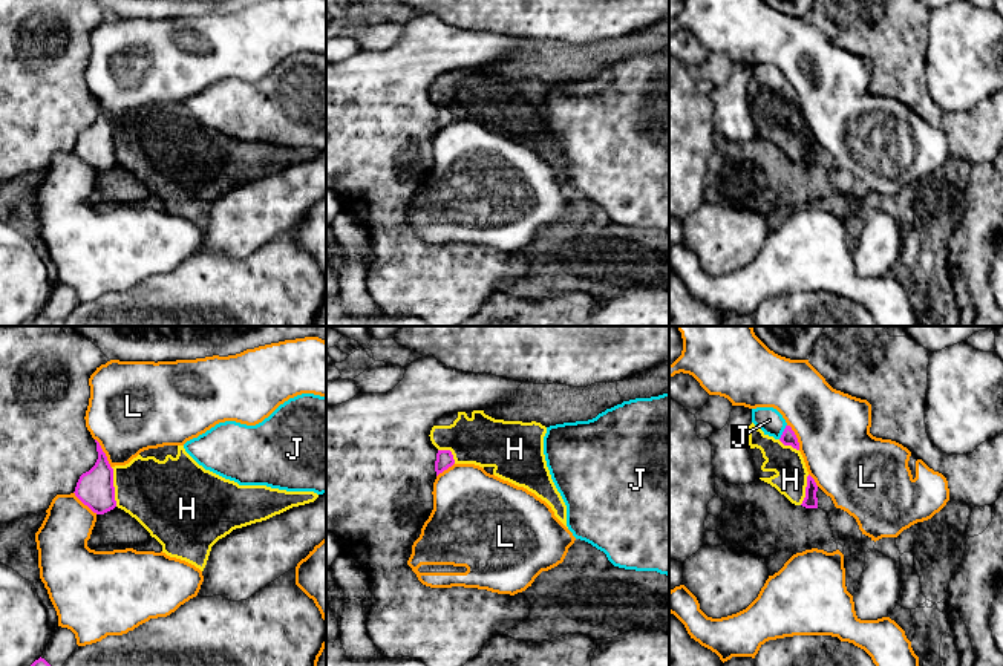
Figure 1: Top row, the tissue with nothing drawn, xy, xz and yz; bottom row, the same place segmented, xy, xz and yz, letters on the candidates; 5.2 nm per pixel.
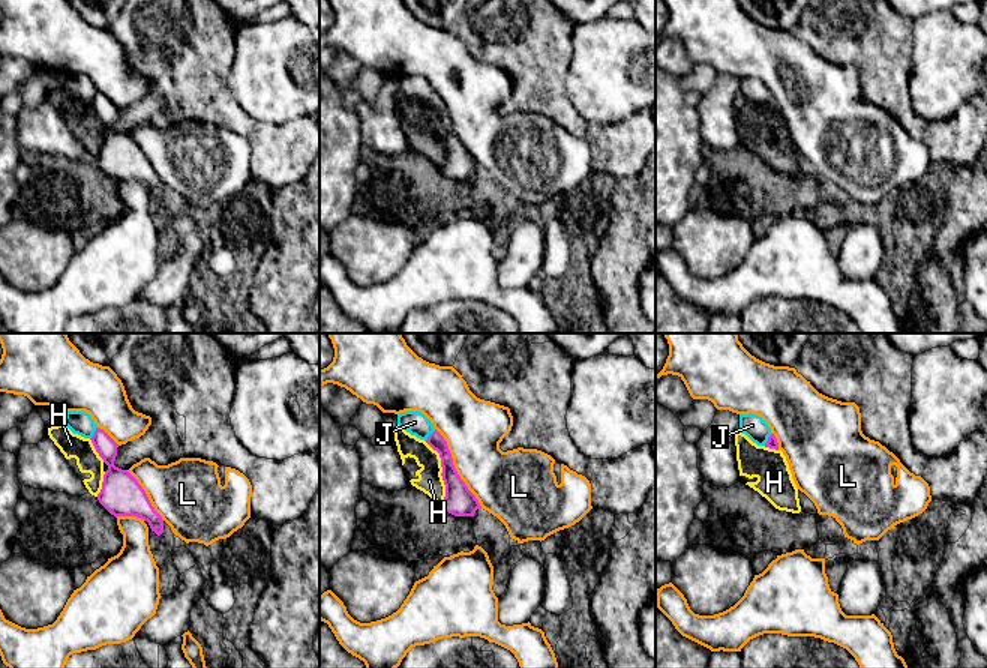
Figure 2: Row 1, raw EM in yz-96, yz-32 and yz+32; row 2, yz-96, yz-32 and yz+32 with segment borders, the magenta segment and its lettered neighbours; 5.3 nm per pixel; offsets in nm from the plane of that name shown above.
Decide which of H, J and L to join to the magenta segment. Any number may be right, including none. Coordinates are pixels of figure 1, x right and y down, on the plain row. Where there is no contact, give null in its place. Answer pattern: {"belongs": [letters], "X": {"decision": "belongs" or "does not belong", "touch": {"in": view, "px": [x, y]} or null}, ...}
{"belongs": [], "H": {"decision": "does not belong", "touch": {"in": "xy", "px": [114, 144]}}, "J": {"decision": "does not belong", "touch": {"in": "yz", "px": [783, 89]}}, "L": {"decision": "does not belong", "touch": {"in": "xy", "px": [104, 110]}}}

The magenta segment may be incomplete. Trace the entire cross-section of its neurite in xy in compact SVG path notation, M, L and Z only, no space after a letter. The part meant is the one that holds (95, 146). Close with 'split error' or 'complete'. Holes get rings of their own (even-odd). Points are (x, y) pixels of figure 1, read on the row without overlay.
M96 96L95 100L98 116L89 129L80 133L74 150L93 170L104 171L116 164L113 126L100 100Z | complete

